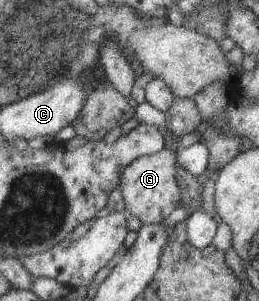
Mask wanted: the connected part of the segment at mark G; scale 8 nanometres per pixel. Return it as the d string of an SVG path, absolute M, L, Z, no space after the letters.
M168 144L151 155L142 155L129 162L119 177L119 188L125 204L124 213L136 216L142 225L158 224L181 204L178 183L175 179L177 156Z

